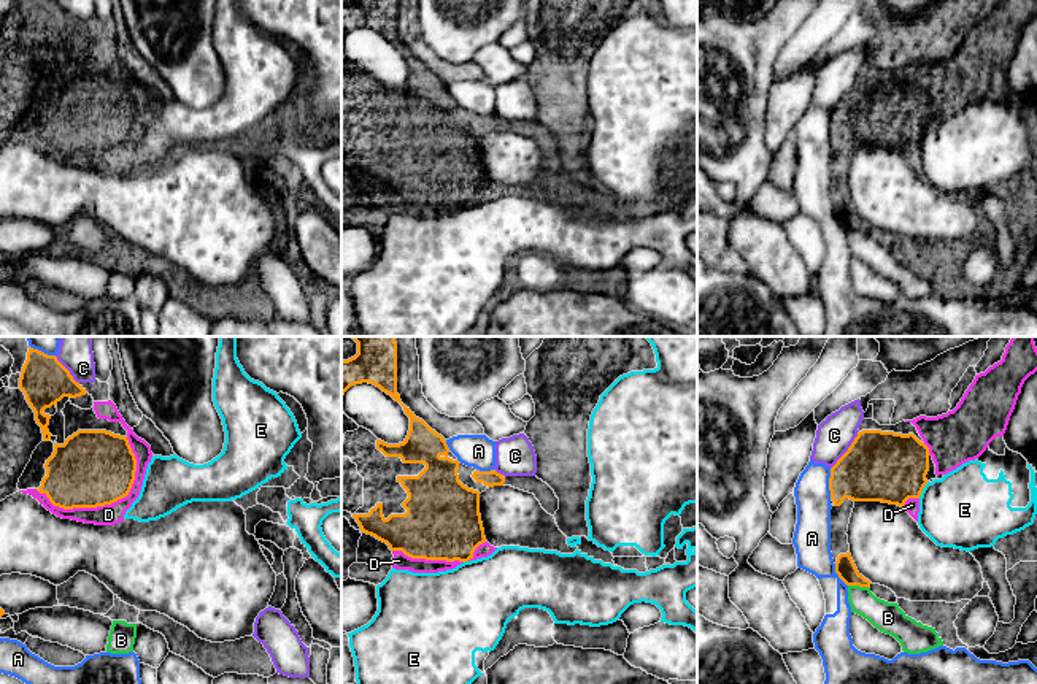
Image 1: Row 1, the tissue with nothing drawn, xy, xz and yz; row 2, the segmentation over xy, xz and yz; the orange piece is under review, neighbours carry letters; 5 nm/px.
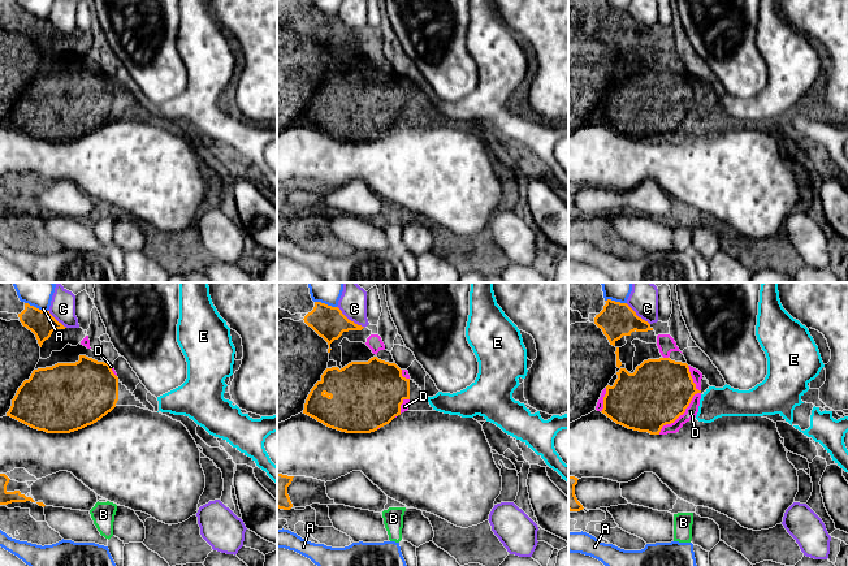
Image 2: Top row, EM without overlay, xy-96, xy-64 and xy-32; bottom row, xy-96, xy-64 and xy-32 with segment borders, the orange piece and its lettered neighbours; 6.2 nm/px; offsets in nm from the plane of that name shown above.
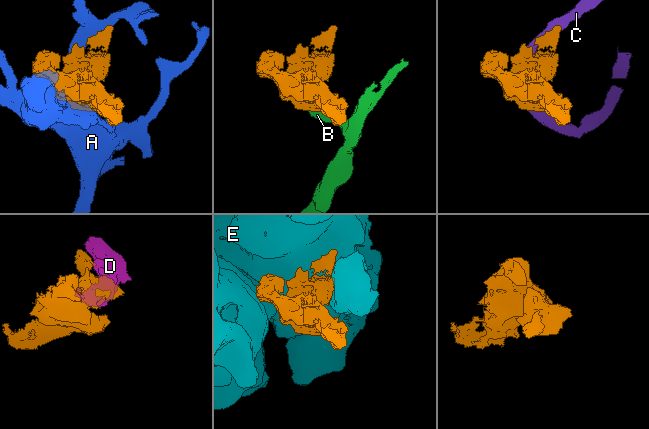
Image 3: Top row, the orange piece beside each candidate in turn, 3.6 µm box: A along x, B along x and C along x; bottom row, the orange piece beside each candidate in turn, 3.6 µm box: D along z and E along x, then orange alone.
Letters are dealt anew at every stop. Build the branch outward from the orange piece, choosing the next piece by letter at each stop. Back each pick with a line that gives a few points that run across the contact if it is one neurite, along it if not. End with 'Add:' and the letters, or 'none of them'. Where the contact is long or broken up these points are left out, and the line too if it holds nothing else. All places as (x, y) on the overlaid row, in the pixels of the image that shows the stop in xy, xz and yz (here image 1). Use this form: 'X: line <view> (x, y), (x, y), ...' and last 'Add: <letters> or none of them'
Add: D

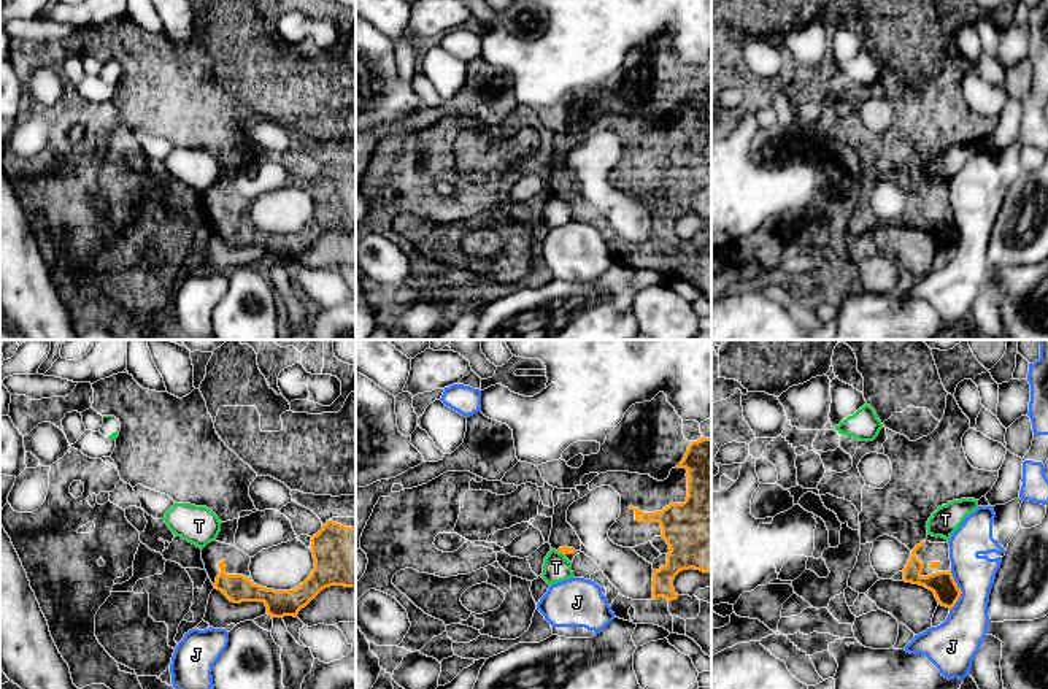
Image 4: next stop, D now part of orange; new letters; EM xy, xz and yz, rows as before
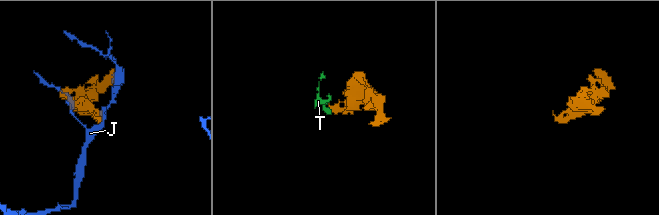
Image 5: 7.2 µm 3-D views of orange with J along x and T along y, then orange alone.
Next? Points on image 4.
Add: none of them

